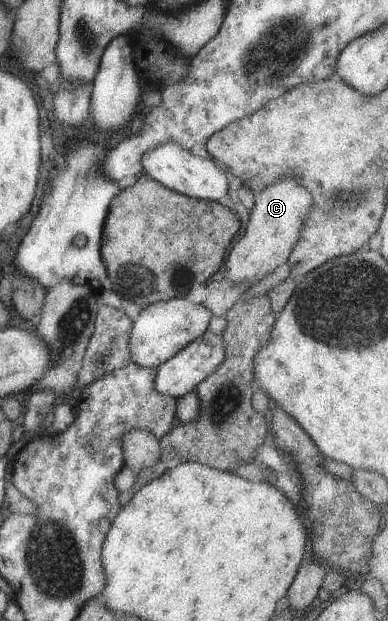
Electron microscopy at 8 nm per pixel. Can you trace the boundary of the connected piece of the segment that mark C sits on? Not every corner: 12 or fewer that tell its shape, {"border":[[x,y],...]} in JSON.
{"border":[[283,176],[256,193],[224,279],[253,285],[285,263],[311,205]]}

